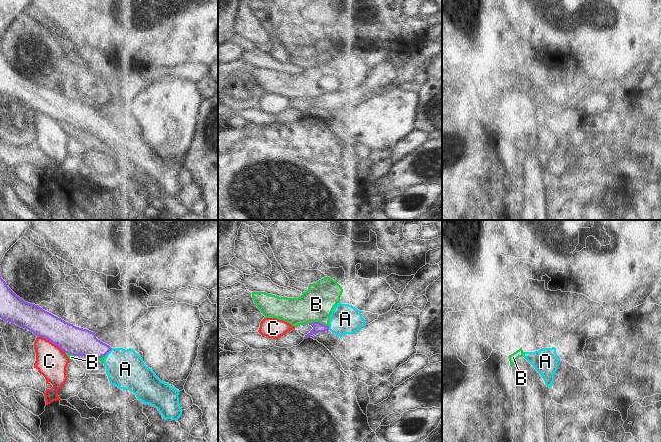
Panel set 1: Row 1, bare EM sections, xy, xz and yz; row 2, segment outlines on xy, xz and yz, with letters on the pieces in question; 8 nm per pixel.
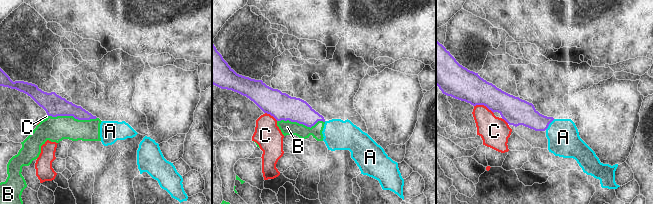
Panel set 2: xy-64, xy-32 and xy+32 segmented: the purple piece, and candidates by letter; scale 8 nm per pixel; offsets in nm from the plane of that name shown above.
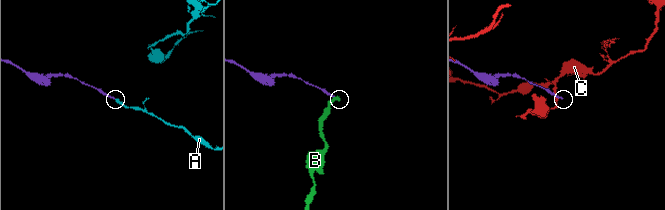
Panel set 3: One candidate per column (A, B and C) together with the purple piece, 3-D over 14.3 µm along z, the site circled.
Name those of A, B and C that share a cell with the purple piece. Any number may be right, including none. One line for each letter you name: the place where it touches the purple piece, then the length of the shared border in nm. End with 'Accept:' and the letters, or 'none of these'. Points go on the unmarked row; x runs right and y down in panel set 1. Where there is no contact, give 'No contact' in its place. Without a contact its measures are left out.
A: Touches purple at xy (108, 127). Shared border 90 nm
Accept: A

